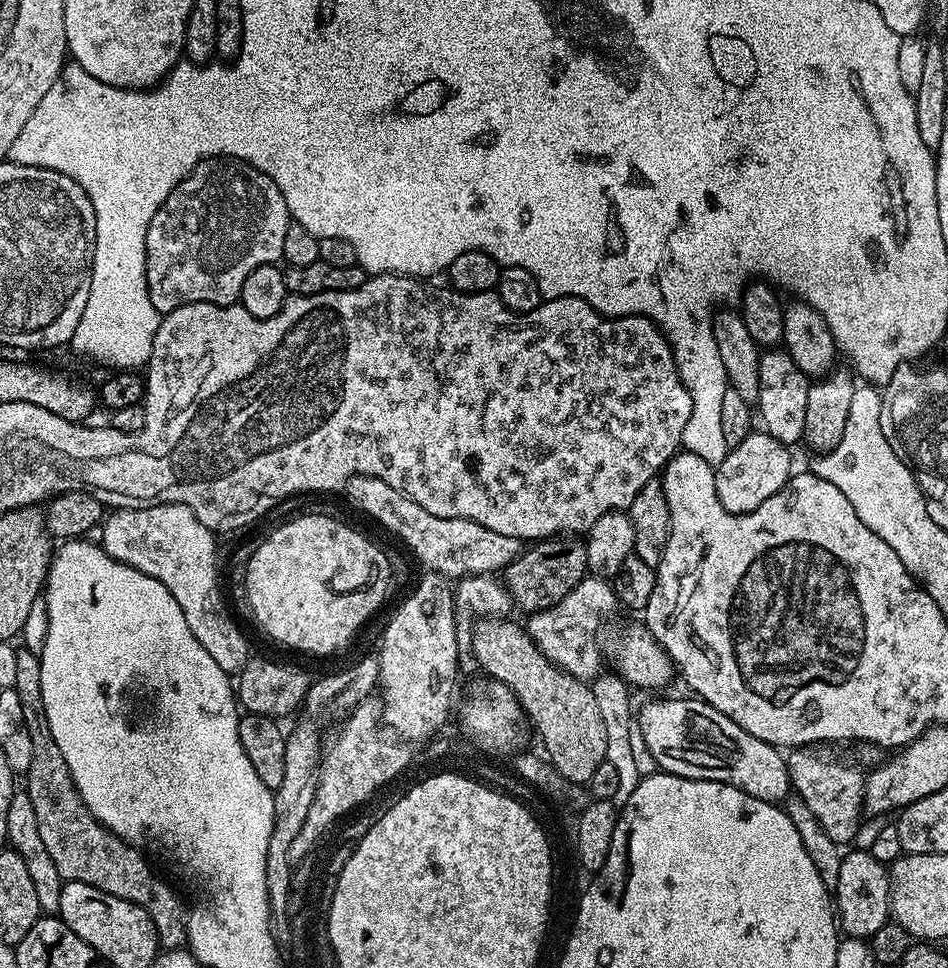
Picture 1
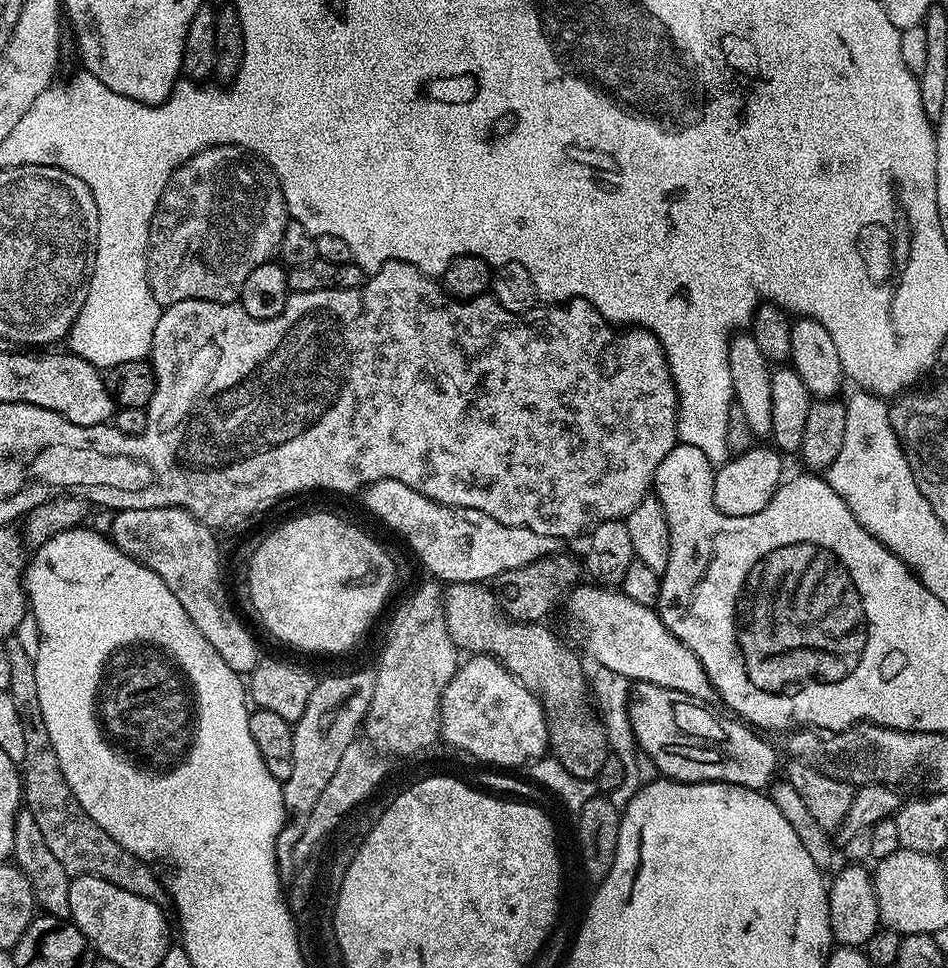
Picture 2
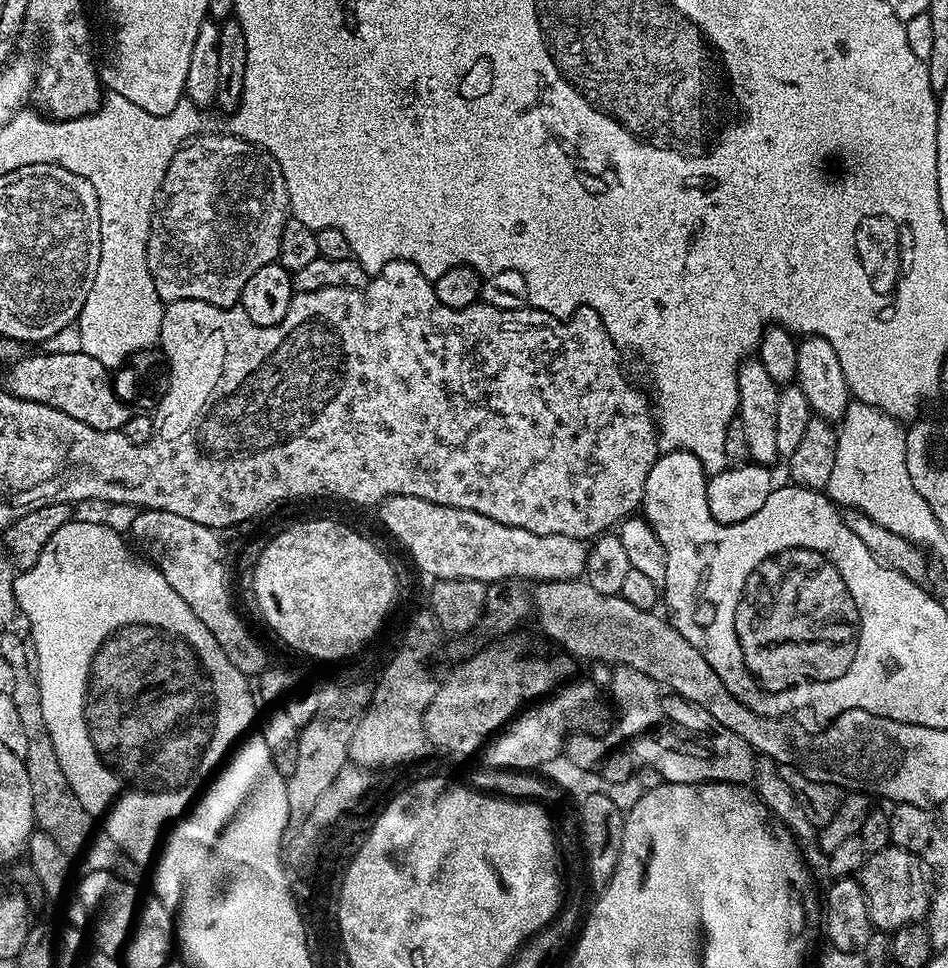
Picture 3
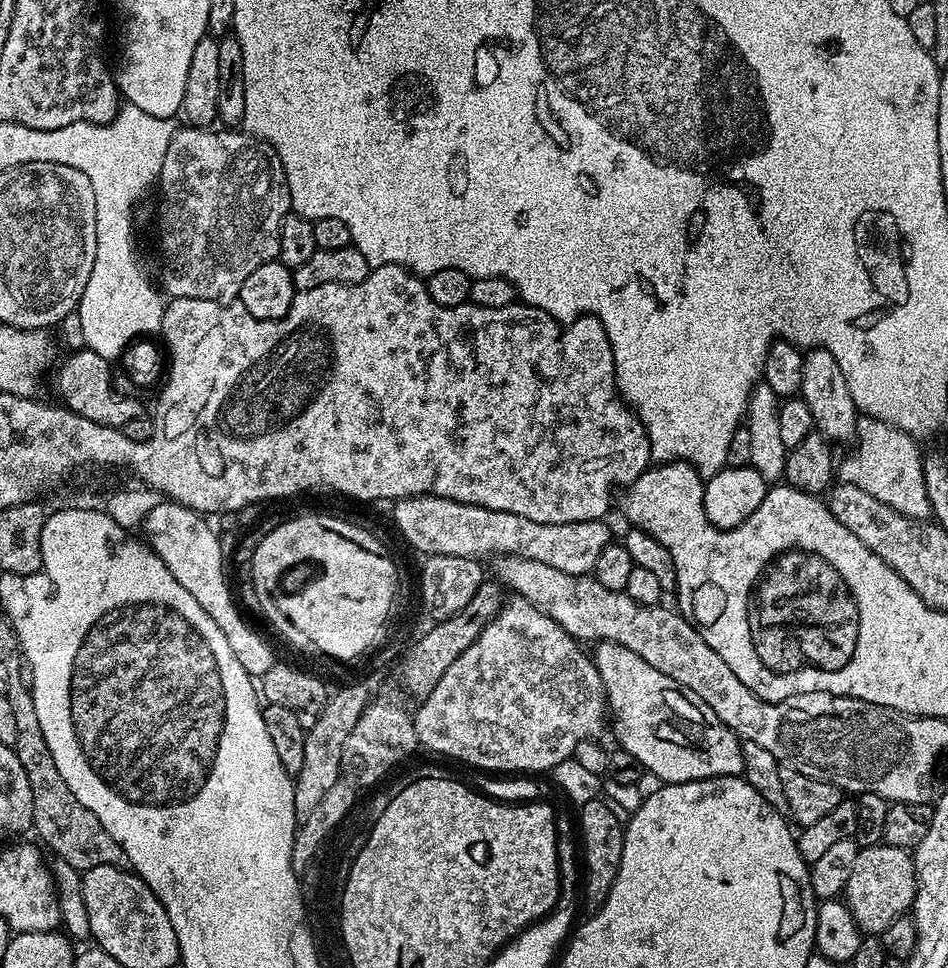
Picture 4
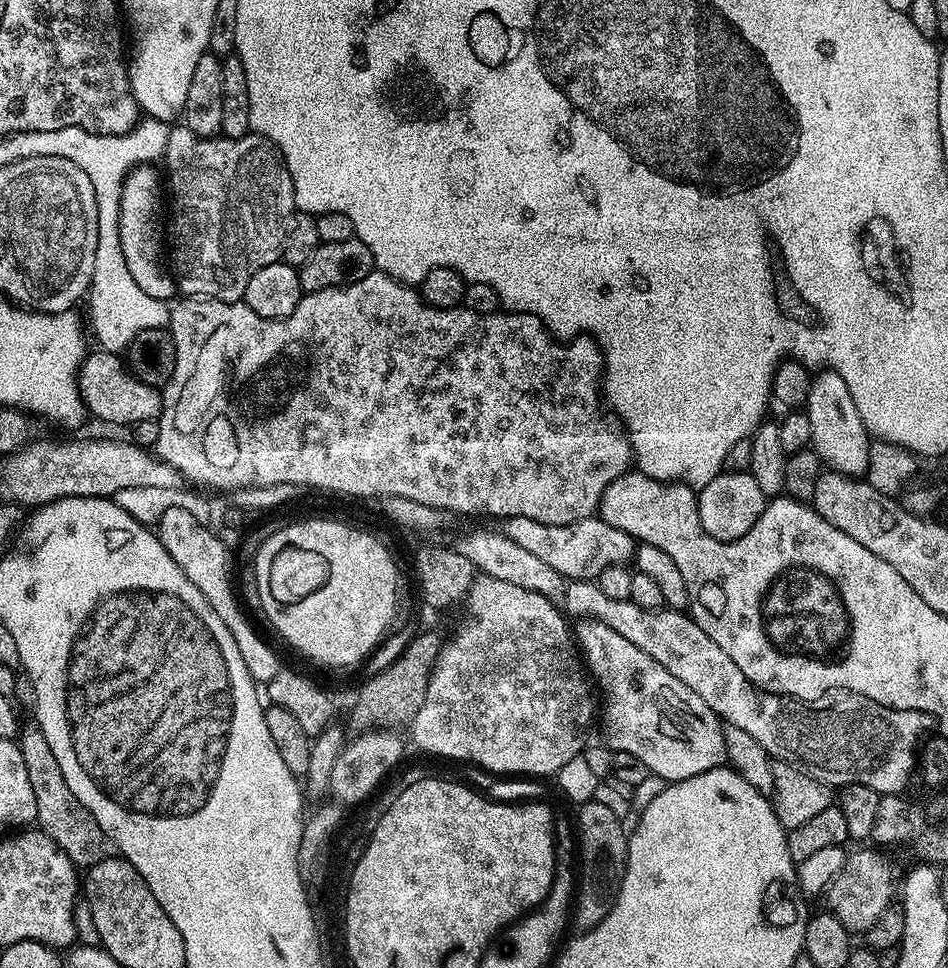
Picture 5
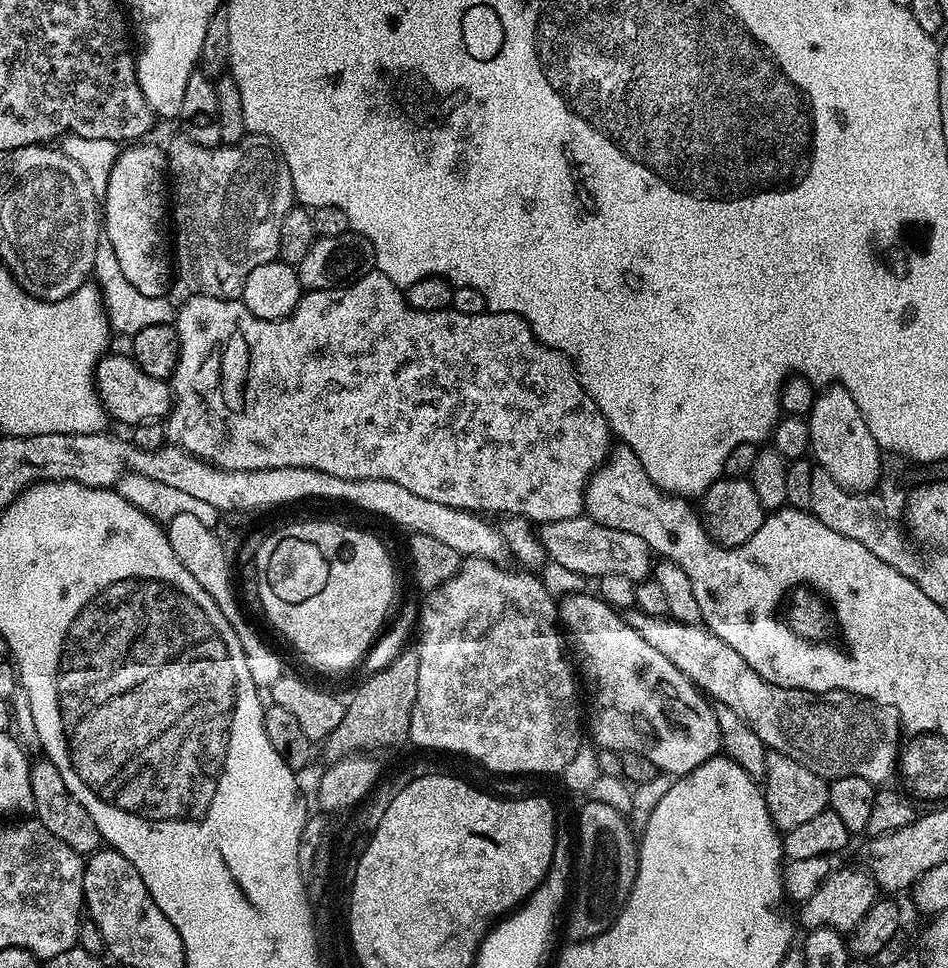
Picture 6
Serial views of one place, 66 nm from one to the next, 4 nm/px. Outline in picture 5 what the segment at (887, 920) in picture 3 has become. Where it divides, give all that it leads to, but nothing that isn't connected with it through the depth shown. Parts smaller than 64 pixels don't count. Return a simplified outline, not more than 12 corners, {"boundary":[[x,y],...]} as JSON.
{"boundary":[[887,851],[848,852],[826,891],[849,934],[866,934],[898,896]]}

